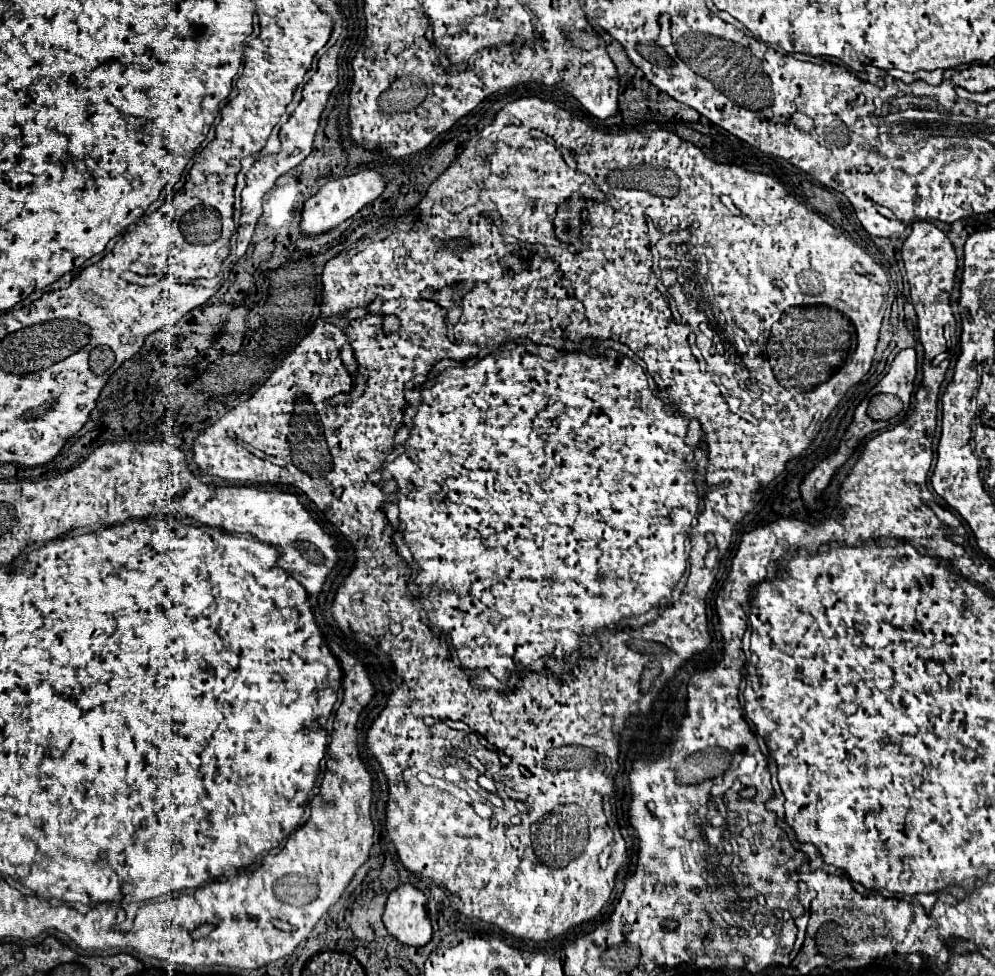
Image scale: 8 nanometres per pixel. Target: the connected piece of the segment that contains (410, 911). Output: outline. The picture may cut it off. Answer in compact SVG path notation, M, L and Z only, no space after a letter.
M400 885L390 891L382 921L392 937L404 945L422 947L432 937L432 925L426 913L426 897L412 885Z

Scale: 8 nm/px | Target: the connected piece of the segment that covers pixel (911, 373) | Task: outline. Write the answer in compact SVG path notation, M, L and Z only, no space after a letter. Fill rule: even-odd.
M904 349L896 355L888 375L876 385L876 393L898 395L904 407L908 407L914 389L914 379L916 379L916 351Z

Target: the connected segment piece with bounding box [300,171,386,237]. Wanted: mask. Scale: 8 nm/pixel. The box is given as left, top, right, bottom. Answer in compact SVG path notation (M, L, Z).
M362 171L362 173L356 173L356 175L326 183L314 197L310 197L304 203L302 219L300 219L302 235L318 237L322 233L332 231L334 227L338 227L340 223L344 223L346 219L356 215L364 205L372 203L384 191L384 185L386 185L386 179L378 173L374 173L374 171Z

